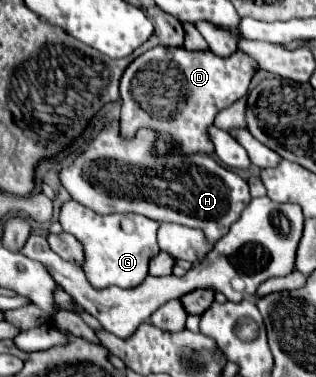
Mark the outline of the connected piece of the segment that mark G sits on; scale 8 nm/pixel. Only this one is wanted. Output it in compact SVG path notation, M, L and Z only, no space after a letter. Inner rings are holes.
M67 201L61 205L59 223L63 231L75 235L85 247L85 275L93 287L137 287L149 275L149 261L159 253L157 229L159 223L143 215L99 215L89 207Z

